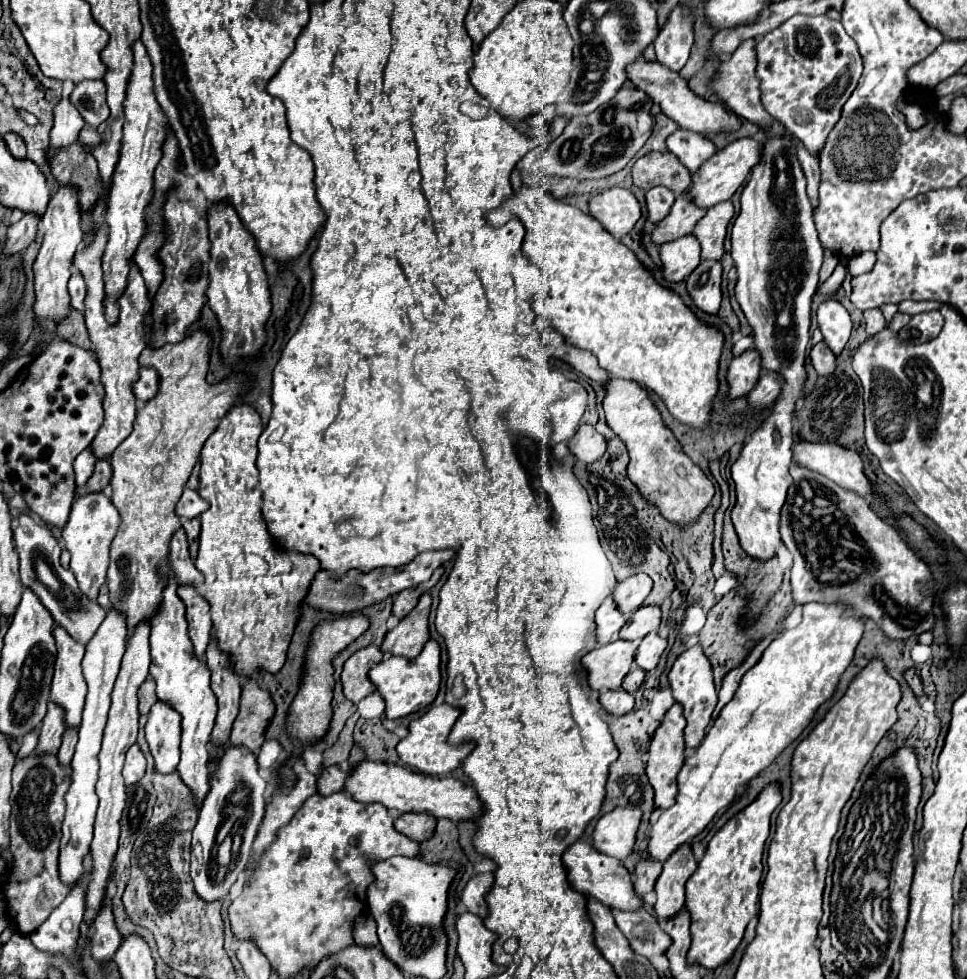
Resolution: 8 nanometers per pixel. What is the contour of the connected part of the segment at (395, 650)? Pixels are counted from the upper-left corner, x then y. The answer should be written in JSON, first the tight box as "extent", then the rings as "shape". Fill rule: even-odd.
{"extent":[381,592,431,658],"shape":[[[425,592],[419,598],[419,604],[391,630],[387,632],[381,650],[391,656],[415,658],[423,650],[429,640],[429,610],[431,610],[431,594]]]}

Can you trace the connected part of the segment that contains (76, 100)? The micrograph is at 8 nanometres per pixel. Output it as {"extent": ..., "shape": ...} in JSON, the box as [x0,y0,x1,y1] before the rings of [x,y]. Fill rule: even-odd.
{"extent":[71,80,109,128],"shape":[[[85,80],[77,84],[71,94],[71,102],[81,112],[83,120],[93,128],[97,128],[101,122],[109,118],[109,106],[105,100],[105,82]]]}

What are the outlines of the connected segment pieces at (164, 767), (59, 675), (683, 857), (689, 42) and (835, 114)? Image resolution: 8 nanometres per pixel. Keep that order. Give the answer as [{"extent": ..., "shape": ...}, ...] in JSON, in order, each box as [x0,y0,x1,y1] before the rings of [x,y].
[{"extent":[145,702,181,774],"shape":[[[155,702],[145,724],[145,738],[149,738],[149,748],[155,758],[155,770],[159,774],[173,774],[179,762],[179,742],[181,742],[181,716],[165,702]]]},{"extent":[51,626,87,730],"shape":[[[55,626],[53,630],[55,644],[57,644],[57,660],[55,660],[55,674],[51,684],[51,702],[61,706],[65,716],[63,722],[67,730],[77,728],[81,724],[81,712],[85,706],[87,684],[81,672],[81,660],[85,654],[85,646],[73,640],[63,628]]]},{"extent":[655,844,697,920],"shape":[[[683,844],[667,858],[667,862],[663,864],[663,872],[655,884],[655,914],[661,920],[673,918],[685,906],[685,882],[695,870],[697,862],[689,844]]]},{"extent":[653,6,693,72],"shape":[[[677,6],[661,28],[653,46],[657,52],[657,62],[679,72],[685,66],[693,46],[693,20],[689,12],[683,12]]]},{"extent":[757,14,863,156],"shape":[[[795,14],[793,18],[789,18],[789,22],[765,34],[763,40],[759,40],[757,44],[757,76],[761,80],[761,104],[797,140],[801,140],[813,156],[819,156],[819,152],[823,150],[825,138],[829,136],[829,130],[833,130],[833,126],[839,122],[841,106],[847,102],[849,94],[857,86],[861,72],[863,62],[857,44],[845,32],[843,24],[829,16]]]}]

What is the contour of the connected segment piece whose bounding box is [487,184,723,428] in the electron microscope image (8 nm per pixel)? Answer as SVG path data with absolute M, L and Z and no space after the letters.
M523 184L517 192L513 192L513 194L505 200L503 206L487 214L487 222L494 227L504 225L510 218L517 218L517 220L521 220L521 222L525 224L525 230L527 230L527 236L525 236L525 254L527 254L541 270L545 270L547 276L549 276L549 294L547 294L543 300L533 300L533 302L531 302L533 310L535 310L537 314L541 314L541 316L545 318L545 322L547 322L553 330L557 330L559 334L563 334L563 338L565 338L569 344L573 344L573 346L577 346L577 348L581 348L581 350L589 350L591 354L595 354L597 360L599 360L599 366L601 366L603 370L609 370L611 376L625 378L625 380L635 380L635 382L641 384L643 388L653 390L653 392L665 402L665 406L669 408L669 412L671 412L677 420L681 420L681 422L685 422L685 424L689 424L689 426L703 428L703 426L709 422L709 418L711 418L711 402L713 402L713 398L715 398L715 394L717 394L717 364L719 364L719 354L721 354L721 348L723 348L723 336L719 334L719 330L713 328L713 326L703 324L701 320L697 320L695 314L683 304L683 300L681 300L673 290L663 288L661 284L657 284L655 278L651 276L651 272L649 272L647 268L643 268L643 264L635 258L635 254L633 254L627 246L623 246L619 240L615 240L609 232L605 232L603 226L601 226L593 216L583 214L579 208L569 206L569 204L563 204L561 200L555 200L555 198L551 196L551 192L547 192L543 186L539 186L539 184Z

